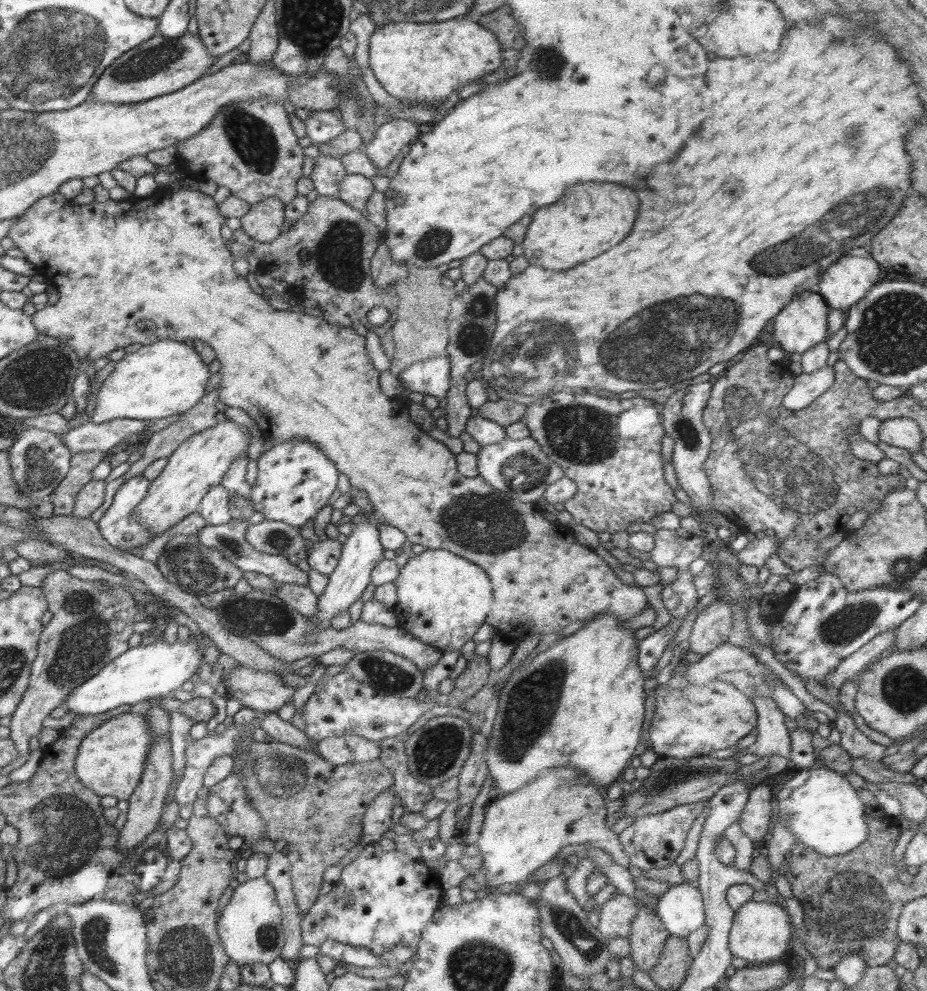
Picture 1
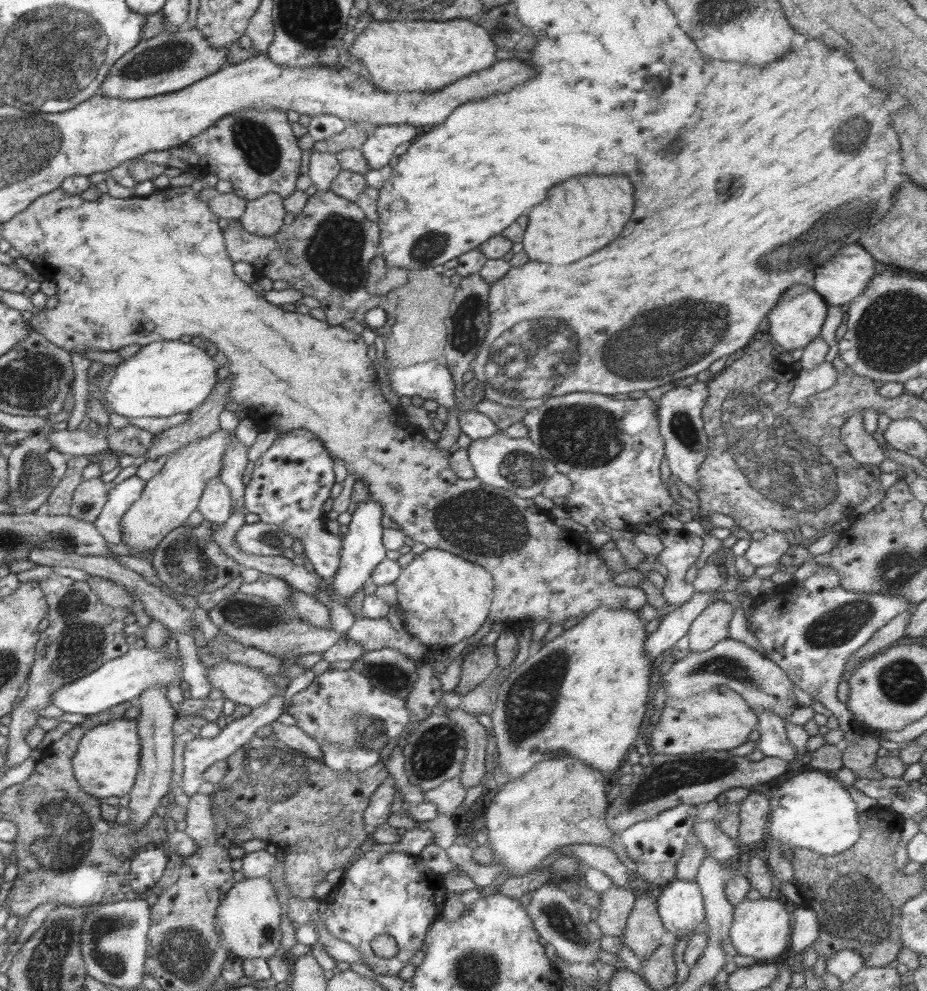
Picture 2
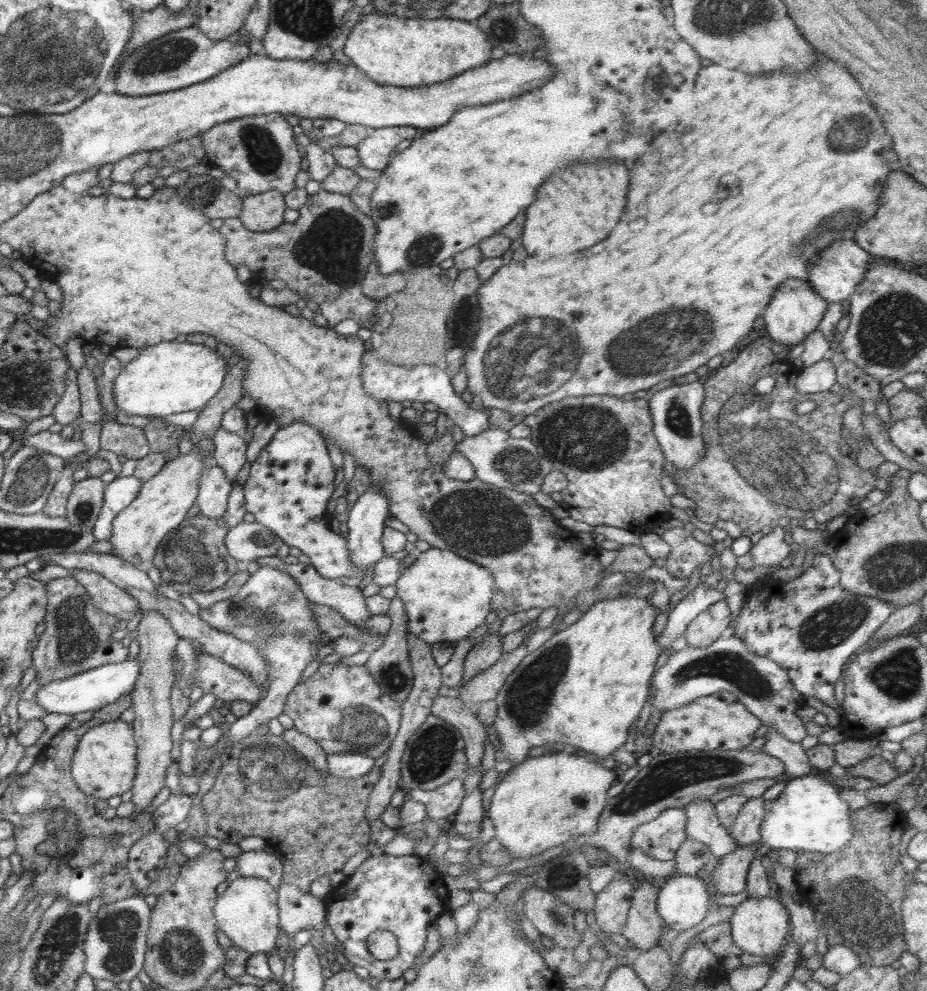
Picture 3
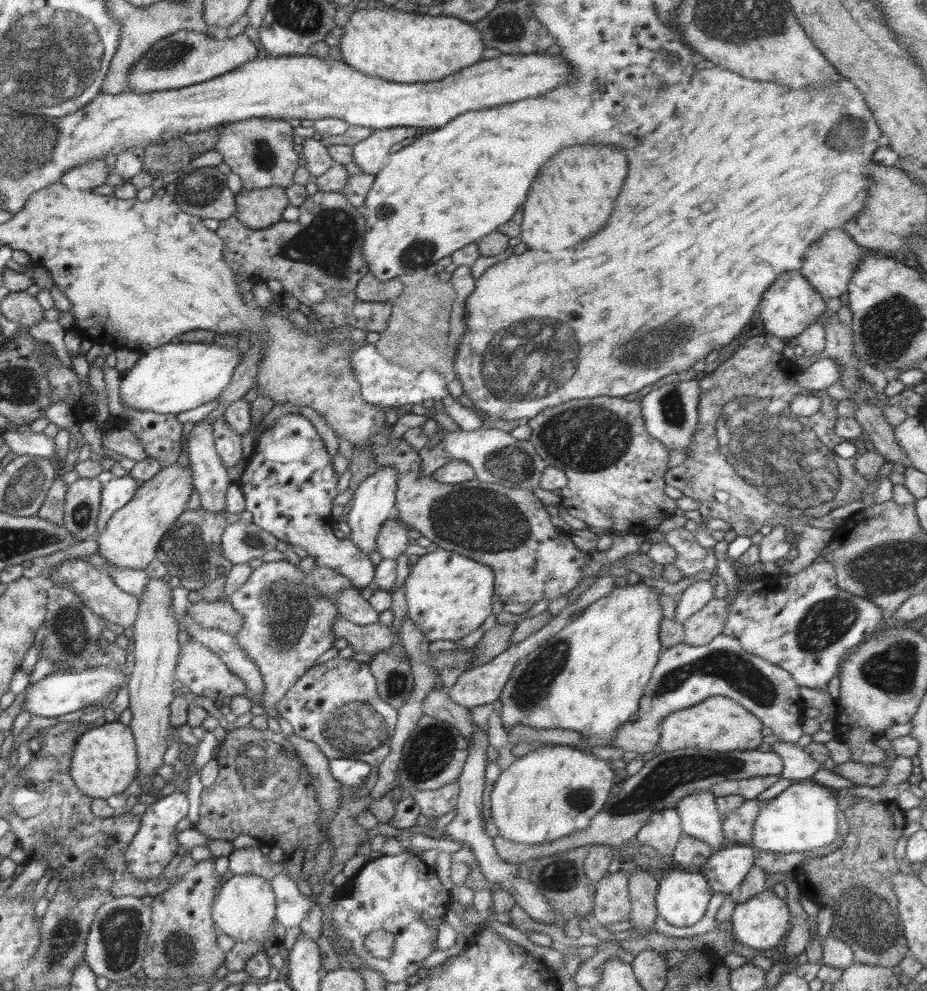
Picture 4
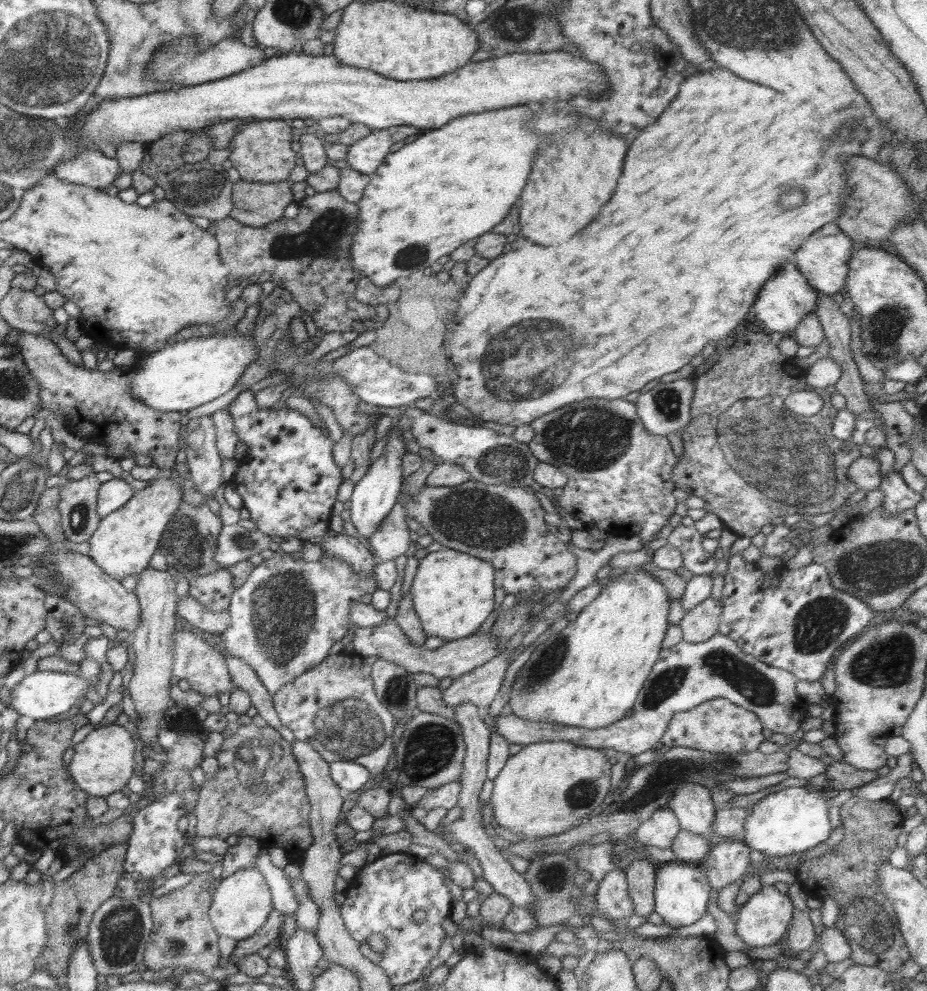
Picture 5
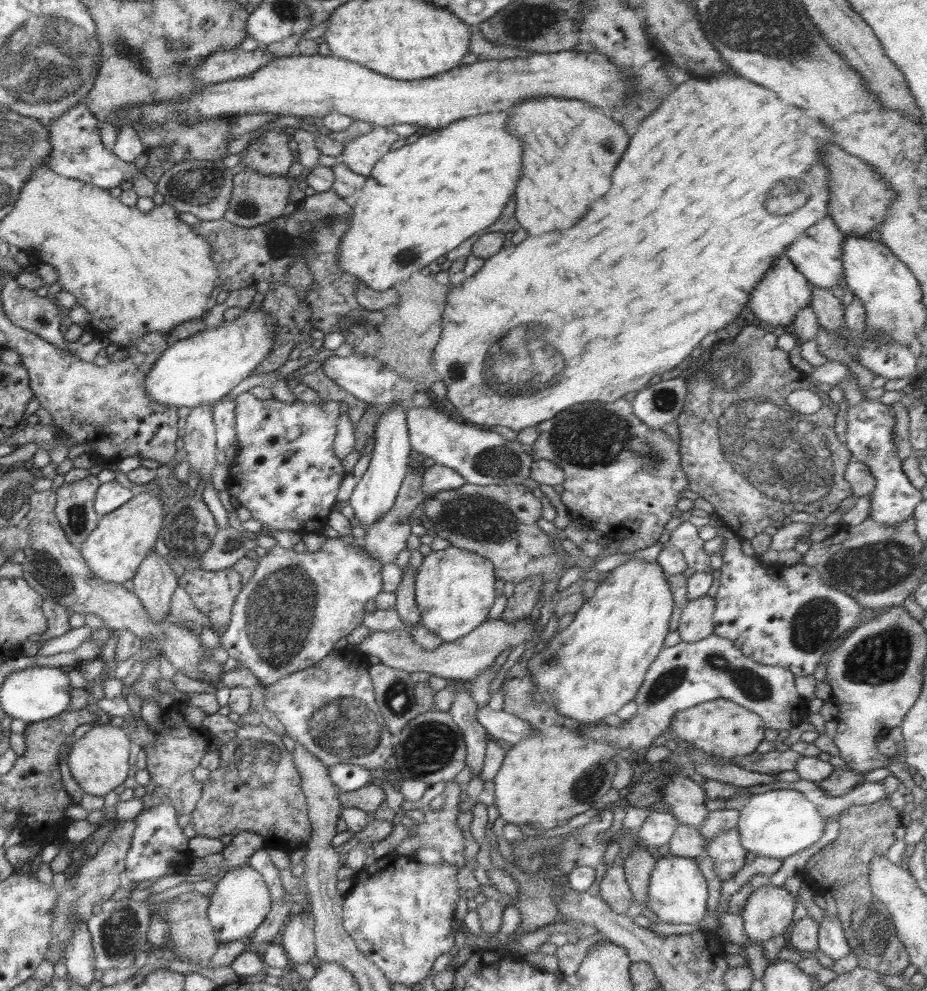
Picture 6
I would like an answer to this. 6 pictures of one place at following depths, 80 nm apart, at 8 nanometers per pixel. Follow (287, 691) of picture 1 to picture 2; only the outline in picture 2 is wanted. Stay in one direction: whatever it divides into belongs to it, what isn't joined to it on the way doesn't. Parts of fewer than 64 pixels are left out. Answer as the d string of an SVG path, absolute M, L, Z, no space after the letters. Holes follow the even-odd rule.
M220 662L205 675L212 688L218 688L225 700L233 700L252 708L262 706L270 697L277 695L279 690L275 683L270 682L262 671L244 663Z

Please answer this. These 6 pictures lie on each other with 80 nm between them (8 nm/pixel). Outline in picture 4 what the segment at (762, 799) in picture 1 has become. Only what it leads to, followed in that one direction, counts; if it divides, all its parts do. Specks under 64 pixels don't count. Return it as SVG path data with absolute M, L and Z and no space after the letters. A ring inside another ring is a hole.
M745 799L738 808L725 814L721 825L724 836L730 843L750 844L754 820L760 807L761 802L757 799Z

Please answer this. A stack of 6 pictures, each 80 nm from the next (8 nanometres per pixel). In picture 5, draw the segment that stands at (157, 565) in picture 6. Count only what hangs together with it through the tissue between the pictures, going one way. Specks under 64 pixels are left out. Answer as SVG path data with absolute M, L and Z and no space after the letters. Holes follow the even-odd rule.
M148 566L148 567L146 567L144 570L142 570L142 572L139 572L138 575L139 575L139 579L138 579L136 588L133 590L133 593L138 597L138 600L139 600L139 605L140 605L140 608L141 608L141 615L140 615L141 623L138 625L138 628L137 628L134 632L131 633L131 634L134 636L134 638L133 638L133 640L132 640L132 646L134 647L134 650L135 650L136 659L135 659L135 663L134 663L135 668L134 668L134 670L133 670L133 676L131 677L131 681L130 681L130 683L129 683L128 689L129 689L129 691L130 691L132 700L134 700L135 711L137 712L137 716L138 716L138 718L140 718L140 720L141 720L140 723L138 723L138 729L137 729L139 735L137 735L137 733L134 733L134 735L139 736L140 738L142 738L142 740L144 741L144 744L146 744L146 747L142 749L142 751L143 751L143 750L146 749L146 748L151 749L151 748L150 748L150 745L148 745L148 744L154 744L154 742L156 742L156 744L159 744L159 743L157 742L157 740L158 740L158 730L160 729L160 728L158 728L158 724L160 723L160 720L162 720L162 722L168 720L168 717L167 717L167 715L166 715L166 711L168 710L168 708L171 708L172 706L175 705L175 702L172 700L172 697L170 697L170 685L172 685L172 684L170 684L170 678L172 678L173 668L174 668L174 664L175 664L175 661L174 661L174 653L173 653L173 652L174 652L174 649L175 649L175 642L173 641L173 634L176 632L176 630L175 630L174 628L176 628L176 619L175 619L175 616L176 616L177 614L176 614L175 612L176 612L176 607L177 607L178 598L177 598L177 596L176 596L176 593L174 592L176 579L175 579L175 577L174 577L172 574L170 574L168 571L157 570L157 569L154 569L153 567Z

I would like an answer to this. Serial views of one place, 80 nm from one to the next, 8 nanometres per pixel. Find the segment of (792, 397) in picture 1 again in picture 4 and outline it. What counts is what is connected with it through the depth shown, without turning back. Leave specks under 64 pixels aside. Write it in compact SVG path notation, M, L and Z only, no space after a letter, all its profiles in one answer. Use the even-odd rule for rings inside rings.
M822 357L815 361L796 378L798 386L805 392L827 390L840 380L838 364L829 357Z

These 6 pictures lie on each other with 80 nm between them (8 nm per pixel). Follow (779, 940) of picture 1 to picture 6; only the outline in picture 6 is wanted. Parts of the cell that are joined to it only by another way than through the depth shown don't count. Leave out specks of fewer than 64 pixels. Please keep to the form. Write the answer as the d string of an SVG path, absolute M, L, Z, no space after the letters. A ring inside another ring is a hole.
M772 883L764 887L759 887L750 894L744 911L741 913L744 932L750 942L762 944L774 936L787 934L794 921L794 898L785 887L774 886Z

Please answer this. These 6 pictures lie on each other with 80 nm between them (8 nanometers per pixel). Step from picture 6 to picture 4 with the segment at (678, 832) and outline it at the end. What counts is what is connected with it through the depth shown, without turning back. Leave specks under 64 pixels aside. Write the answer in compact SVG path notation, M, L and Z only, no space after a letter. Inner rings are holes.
M683 834L669 860L681 869L690 868L690 866L702 869L703 864L713 853L713 848L707 842Z

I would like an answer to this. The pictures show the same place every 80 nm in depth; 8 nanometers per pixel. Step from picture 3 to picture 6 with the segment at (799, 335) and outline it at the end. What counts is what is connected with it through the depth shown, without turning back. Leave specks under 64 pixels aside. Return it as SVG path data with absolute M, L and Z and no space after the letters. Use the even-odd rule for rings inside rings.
M784 254L774 259L771 267L766 271L763 279L750 292L747 306L761 321L767 322L771 327L783 326L790 330L790 324L795 314L811 303L811 285L808 279L798 272L797 267Z

